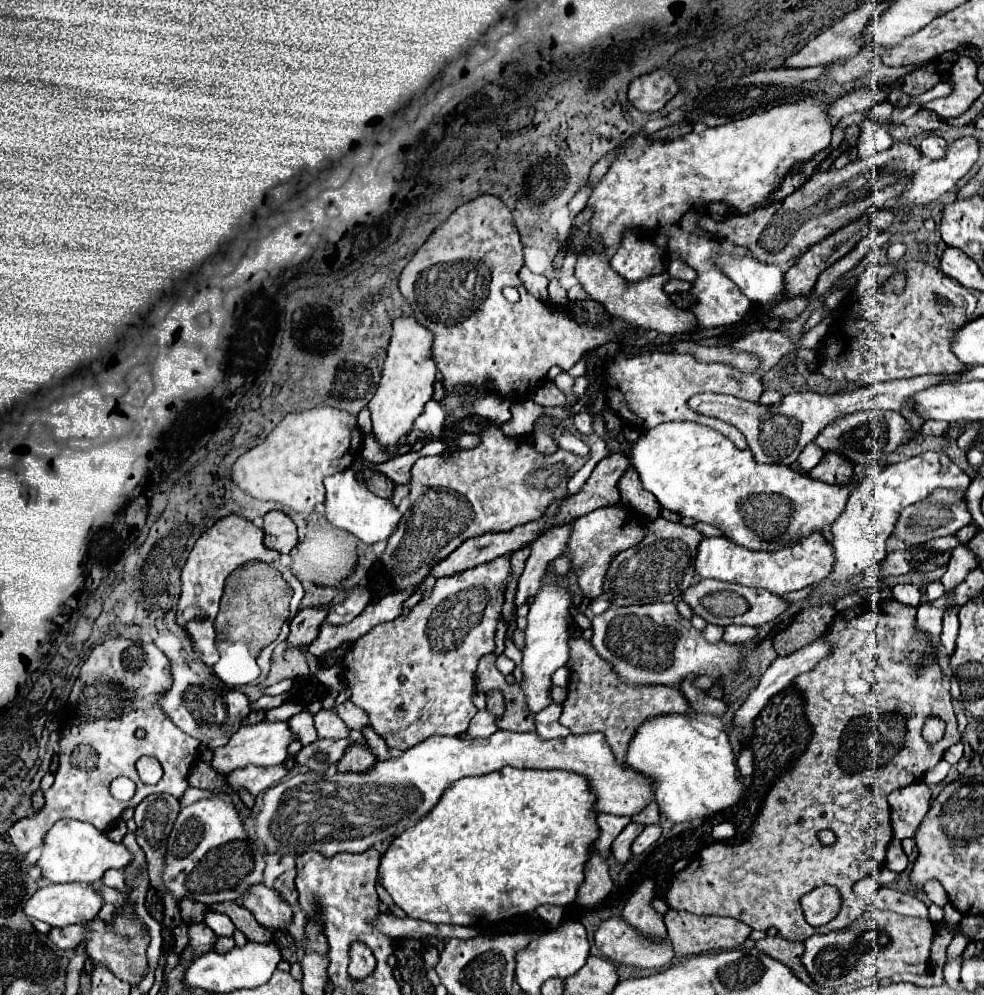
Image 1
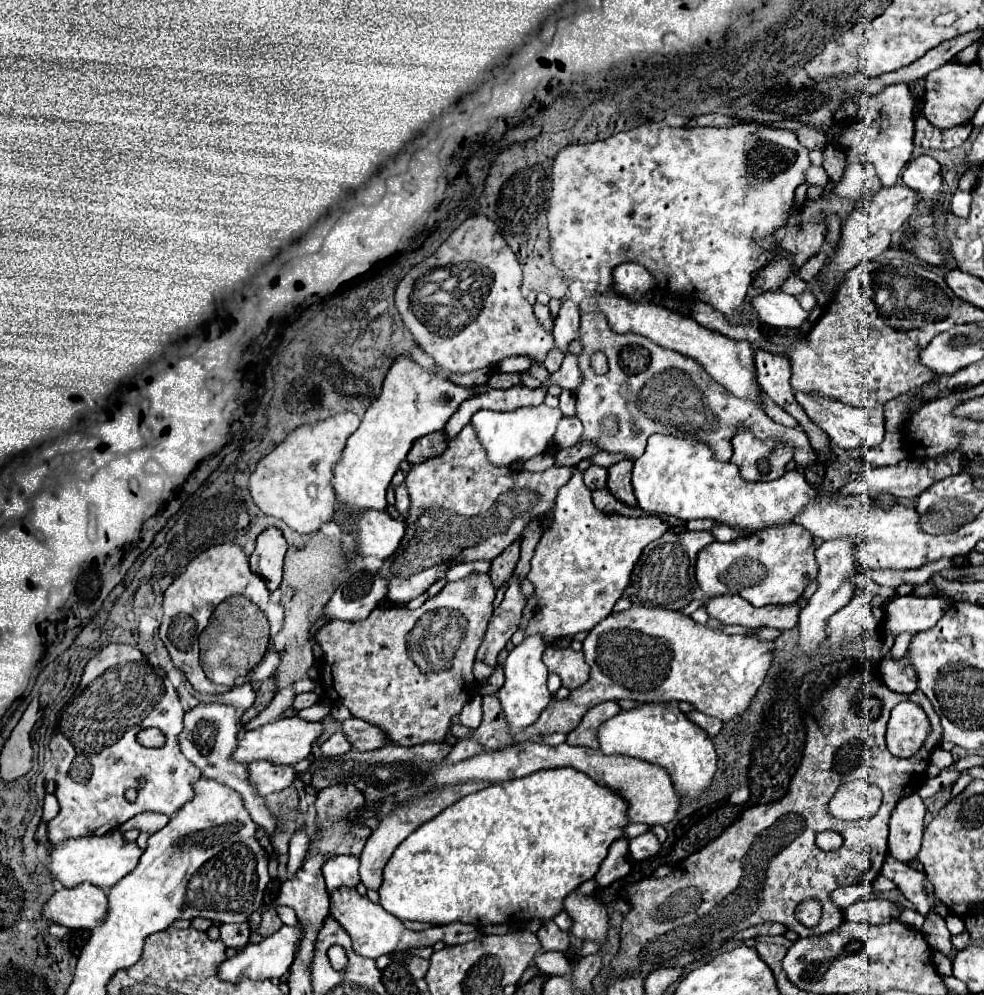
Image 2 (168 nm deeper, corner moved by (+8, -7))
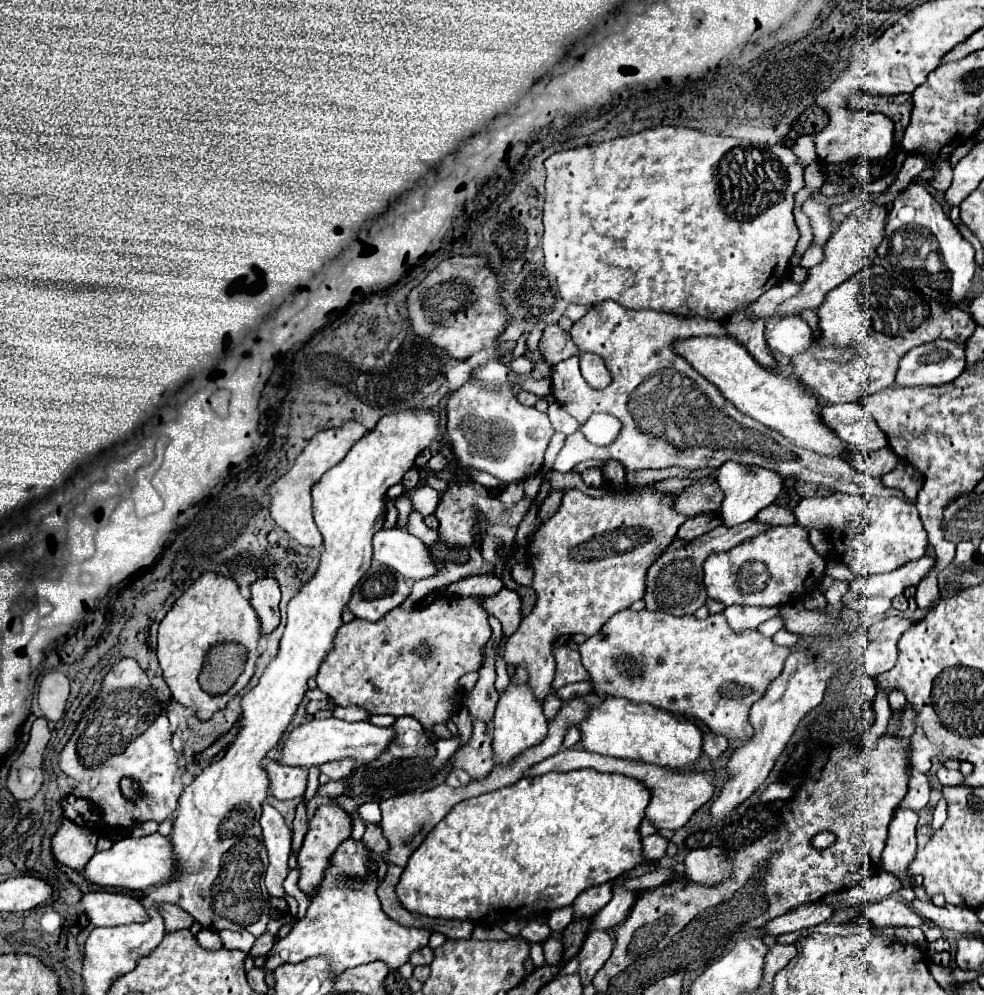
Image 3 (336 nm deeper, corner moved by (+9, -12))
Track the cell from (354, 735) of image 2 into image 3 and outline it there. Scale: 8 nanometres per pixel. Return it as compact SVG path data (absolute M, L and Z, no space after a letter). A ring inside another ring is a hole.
M400 716L394 722L398 730L398 742L390 746L388 754L394 758L434 758L436 748L432 740L426 736L422 724L412 716Z

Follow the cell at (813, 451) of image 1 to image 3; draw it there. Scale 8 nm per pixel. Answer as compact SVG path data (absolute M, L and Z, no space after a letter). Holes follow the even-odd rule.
M612 300L592 306L584 318L574 322L570 336L578 352L592 352L604 360L612 382L602 390L590 388L580 374L580 358L574 354L552 368L552 394L556 402L578 420L580 426L594 412L606 412L622 422L622 430L608 446L590 444L582 430L576 430L566 438L566 444L558 452L552 468L556 472L570 472L576 464L590 458L614 458L628 470L670 466L696 470L720 468L724 462L732 460L738 464L774 470L782 478L822 484L834 488L836 492L898 496L914 504L914 500L908 500L900 490L882 486L882 482L858 472L846 460L822 458L820 454L802 450L792 442L786 442L782 434L744 416L732 406L732 402L722 398L714 384L702 378L682 356L672 352L672 338L720 334L724 336L726 328L714 320L678 318L654 310L628 310Z

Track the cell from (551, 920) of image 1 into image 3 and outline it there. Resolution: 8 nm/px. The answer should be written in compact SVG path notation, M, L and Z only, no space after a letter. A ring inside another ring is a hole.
M548 938L544 944L544 958L546 958L546 964L554 966L554 964L560 964L562 962L562 942L556 940L556 938Z

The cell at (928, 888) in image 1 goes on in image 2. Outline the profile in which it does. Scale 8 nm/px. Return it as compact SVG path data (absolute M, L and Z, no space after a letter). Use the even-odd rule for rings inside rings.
M887 855L883 869L881 869L881 875L891 879L899 887L899 891L915 905L915 909L921 915L929 913L931 905L929 905L929 897L925 893L925 879L927 877L923 871L915 871L915 869L907 867L905 863L897 861L895 857Z

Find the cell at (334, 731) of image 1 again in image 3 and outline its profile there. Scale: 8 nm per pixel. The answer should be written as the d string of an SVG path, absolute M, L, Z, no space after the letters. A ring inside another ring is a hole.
M342 760L342 762L332 762L332 764L322 764L320 772L330 776L330 780L346 780L352 776L352 772L356 770L356 762L350 760Z

